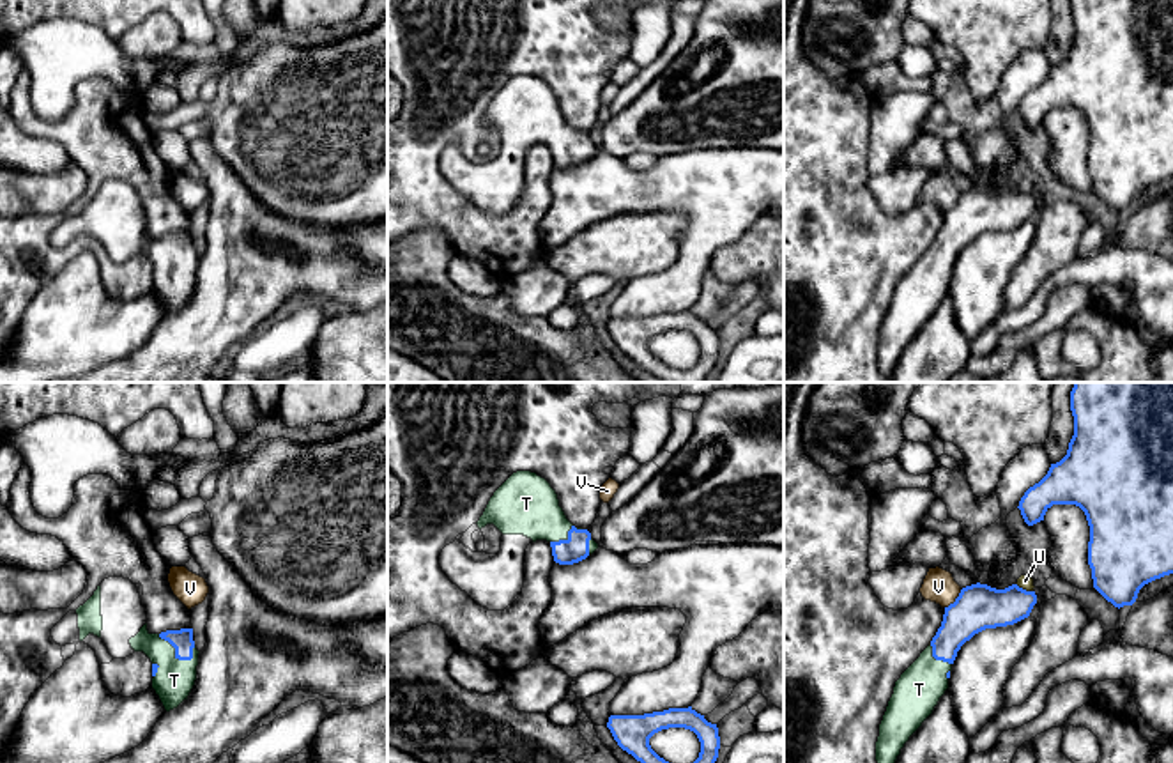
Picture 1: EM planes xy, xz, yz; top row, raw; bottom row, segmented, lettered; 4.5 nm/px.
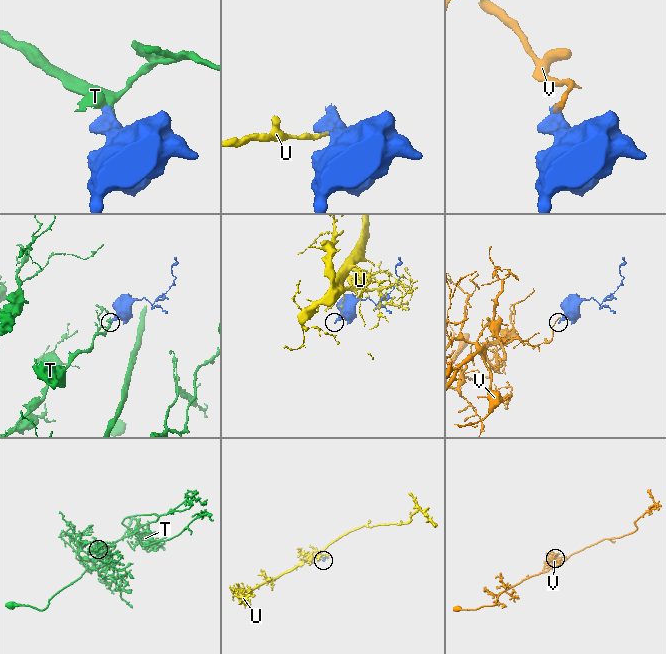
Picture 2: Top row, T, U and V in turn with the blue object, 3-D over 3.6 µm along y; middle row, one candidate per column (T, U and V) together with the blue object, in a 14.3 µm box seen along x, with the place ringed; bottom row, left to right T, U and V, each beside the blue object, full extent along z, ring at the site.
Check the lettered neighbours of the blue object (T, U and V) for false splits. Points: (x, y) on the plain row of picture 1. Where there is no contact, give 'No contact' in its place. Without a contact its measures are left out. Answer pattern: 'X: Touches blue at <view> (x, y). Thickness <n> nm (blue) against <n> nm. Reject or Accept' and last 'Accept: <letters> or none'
T: Touches blue at xy (176, 257). Thickness 100 nm (blue) against 180 nm. Accept
U: Touches blue at yz (1025, 193). Thickness 200 nm (blue) against 60 nm. Reject
V: Touches blue at yz (956, 204). Thickness 200 nm (blue) against 150 nm. Reject
Accept: T

